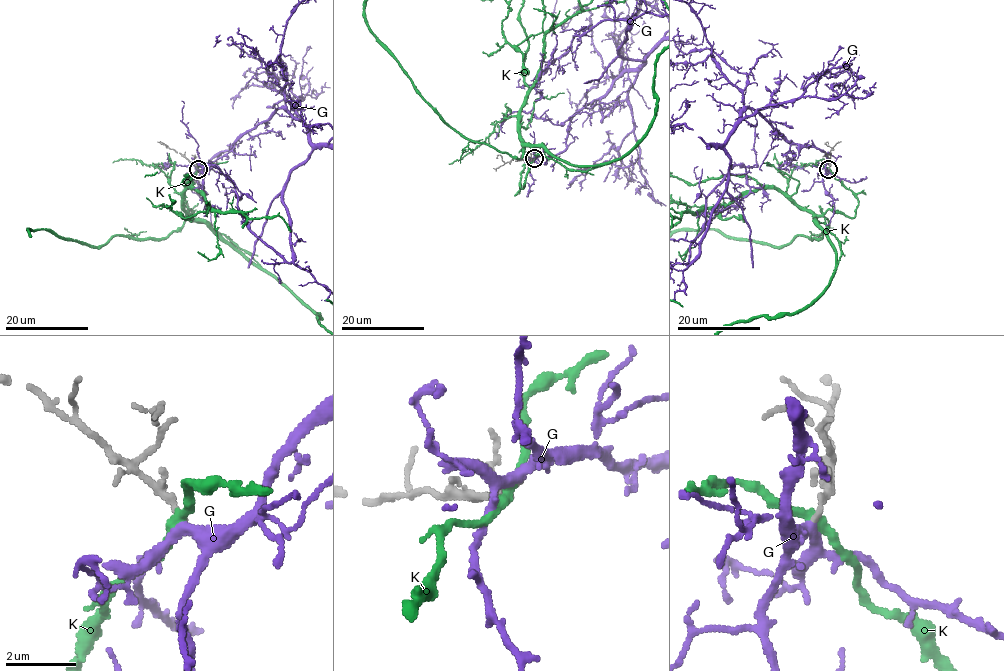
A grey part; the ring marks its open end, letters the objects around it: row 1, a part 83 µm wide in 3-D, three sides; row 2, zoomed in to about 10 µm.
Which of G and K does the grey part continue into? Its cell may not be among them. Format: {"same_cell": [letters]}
{"same_cell": ["G"]}

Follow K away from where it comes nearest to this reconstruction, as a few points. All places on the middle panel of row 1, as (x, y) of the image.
K: (533, 158), (522, 188), (523, 153), (472, 142), (442, 119), (369, 26)

